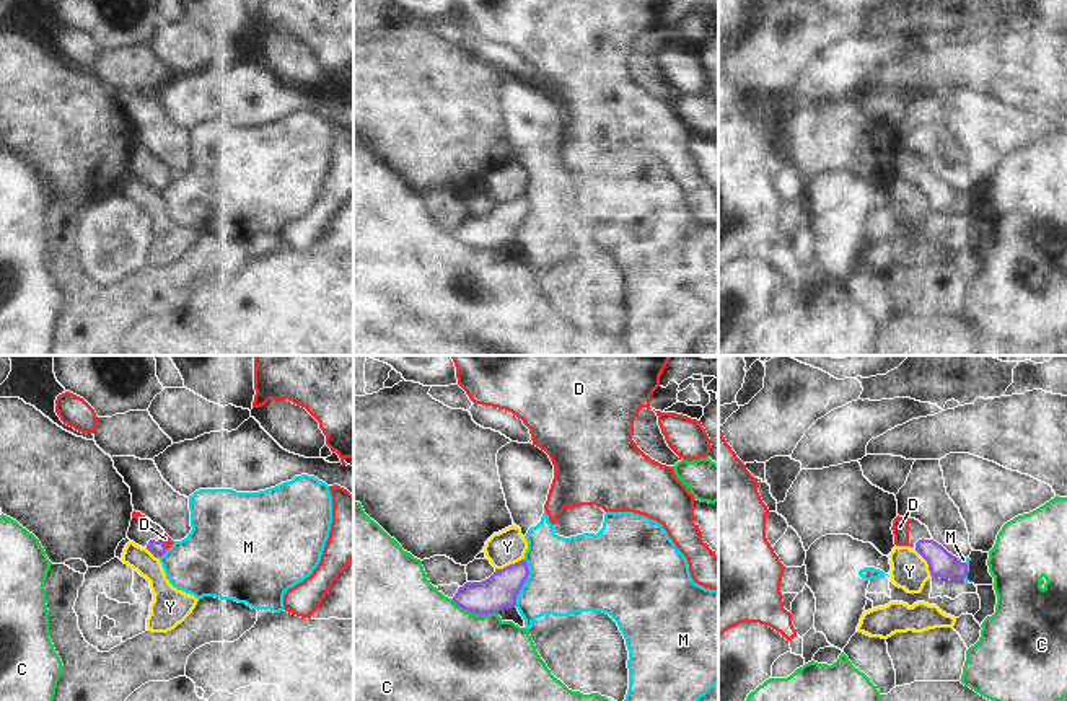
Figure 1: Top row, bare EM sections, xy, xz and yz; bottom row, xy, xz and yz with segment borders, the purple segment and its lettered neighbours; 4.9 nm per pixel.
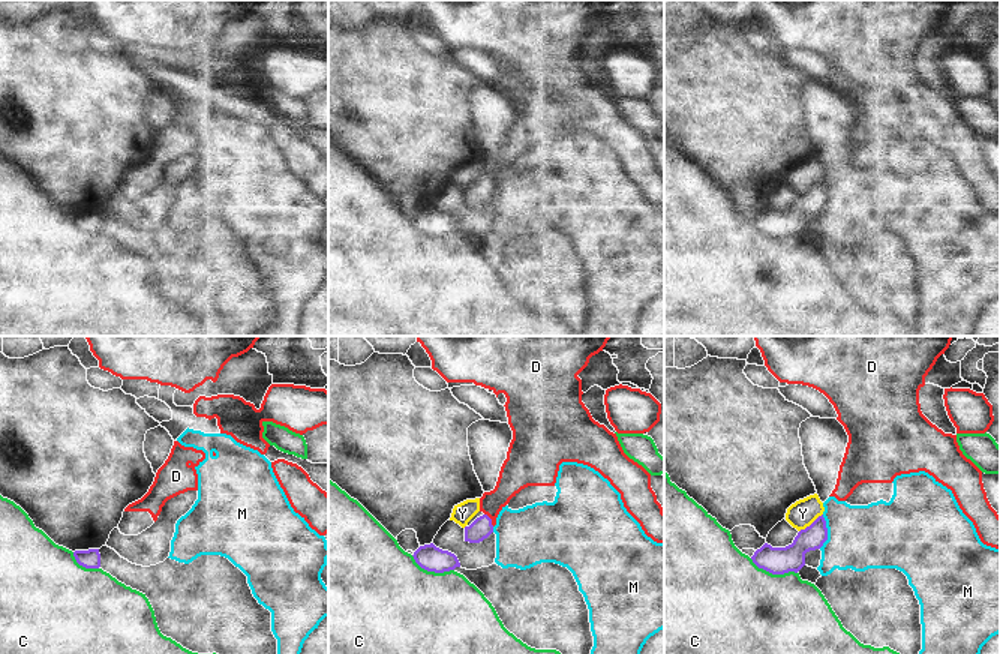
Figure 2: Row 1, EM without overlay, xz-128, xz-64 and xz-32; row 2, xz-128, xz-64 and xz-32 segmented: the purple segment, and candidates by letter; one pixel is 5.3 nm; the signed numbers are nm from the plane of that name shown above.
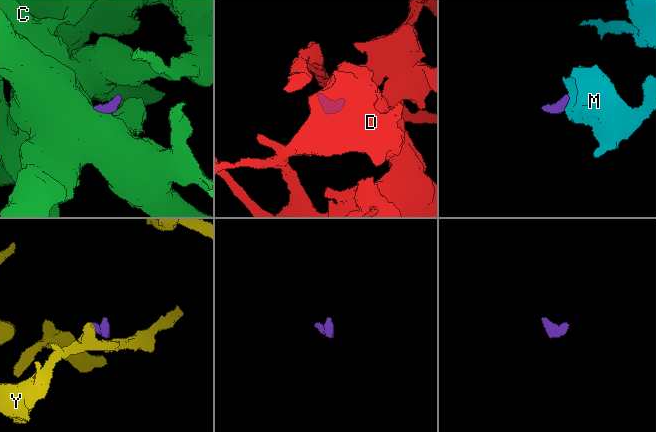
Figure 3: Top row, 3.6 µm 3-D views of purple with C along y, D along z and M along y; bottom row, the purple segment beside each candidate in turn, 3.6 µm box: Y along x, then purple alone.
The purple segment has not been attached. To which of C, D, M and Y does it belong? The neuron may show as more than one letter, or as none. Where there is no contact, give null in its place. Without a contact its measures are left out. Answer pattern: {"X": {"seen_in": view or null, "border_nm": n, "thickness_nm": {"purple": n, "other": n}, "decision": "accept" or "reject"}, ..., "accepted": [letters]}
{"C": {"seen_in": "xz", "border_nm": 240, "thickness_nm": {"purple": 170, "other": 480}, "decision": "reject"}, "D": {"seen_in": "xy", "border_nm": 60, "thickness_nm": {"purple": 80, "other": 50}, "decision": "accept"}, "M": {"seen_in": "xz", "border_nm": 240, "thickness_nm": {"purple": 170, "other": 380}, "decision": "reject"}, "Y": {"seen_in": "xz", "border_nm": 160, "thickness_nm": {"purple": 170, "other": 170}, "decision": "reject"}, "accepted": ["D"]}

